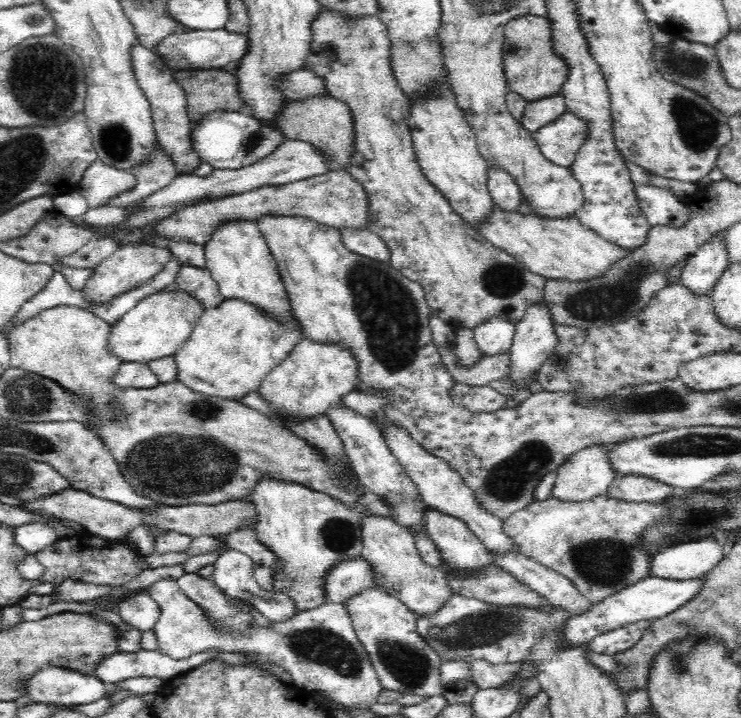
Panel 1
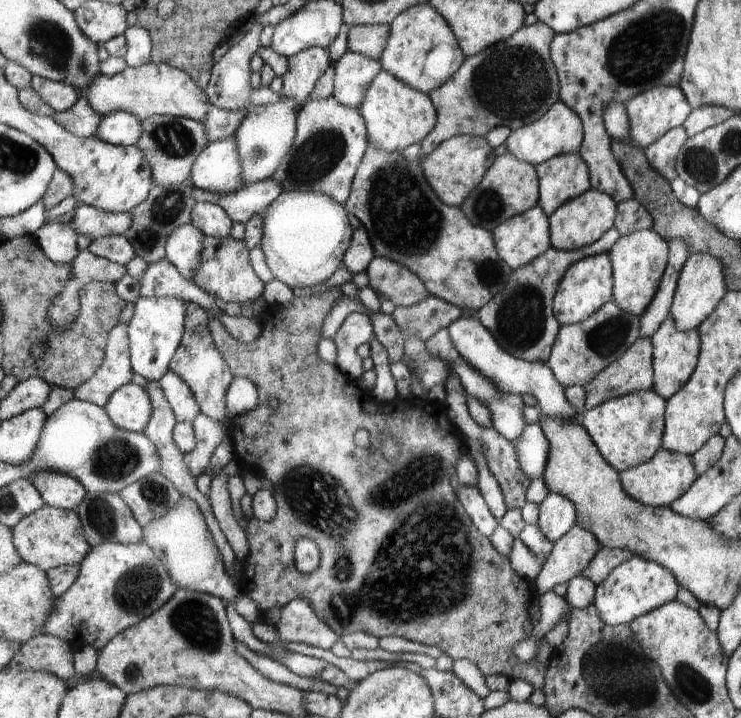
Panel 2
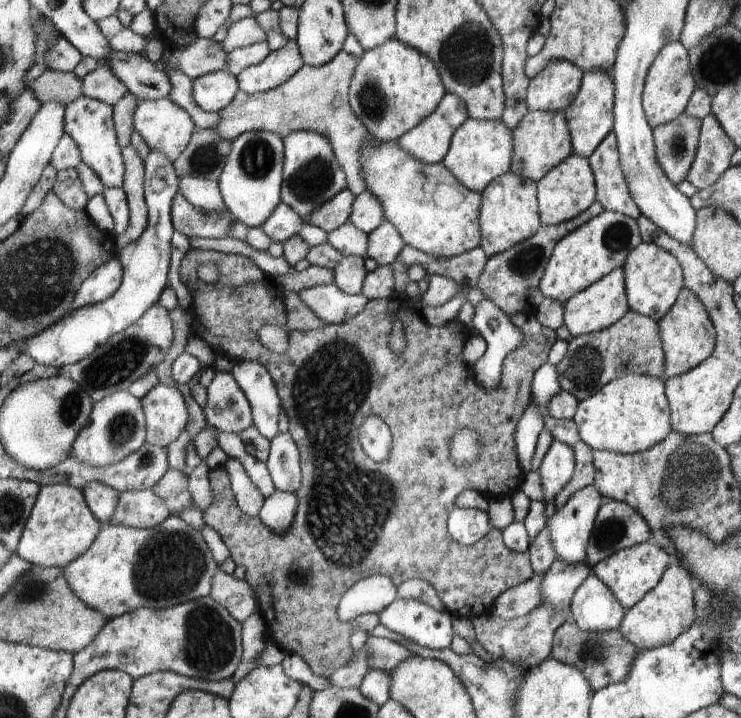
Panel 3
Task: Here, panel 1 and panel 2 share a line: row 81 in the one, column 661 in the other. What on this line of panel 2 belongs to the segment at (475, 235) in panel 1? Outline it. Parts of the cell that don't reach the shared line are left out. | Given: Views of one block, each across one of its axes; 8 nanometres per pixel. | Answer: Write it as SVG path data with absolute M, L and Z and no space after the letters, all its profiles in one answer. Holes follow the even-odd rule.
M667 313L665 320L657 327L650 336L652 346L652 389L663 400L677 394L678 390L689 380L697 362L699 354L699 335L697 329L677 330L671 314Z

